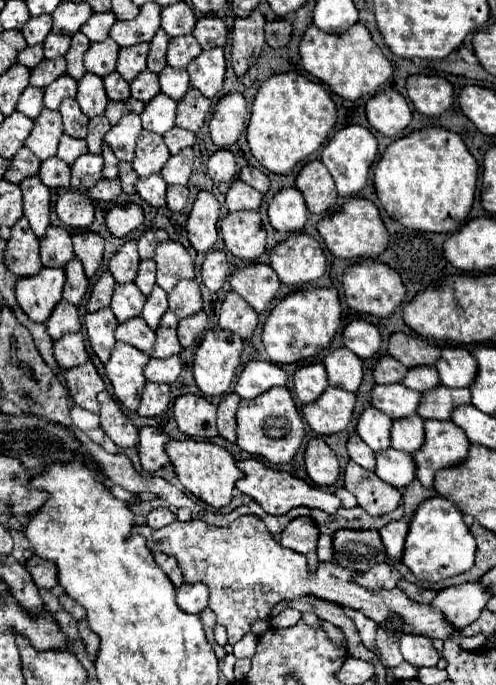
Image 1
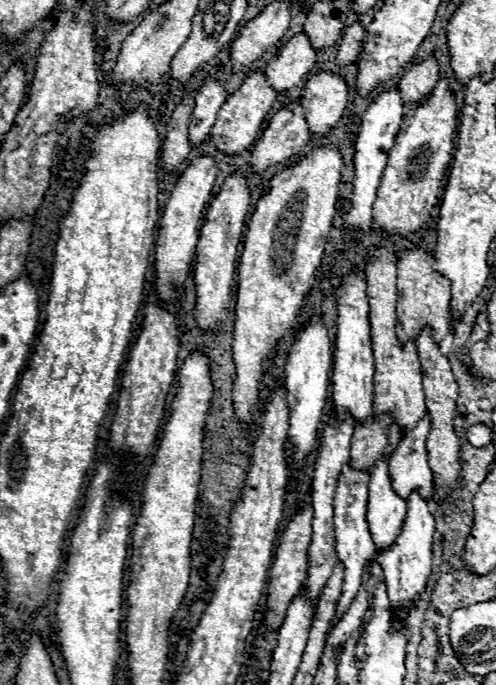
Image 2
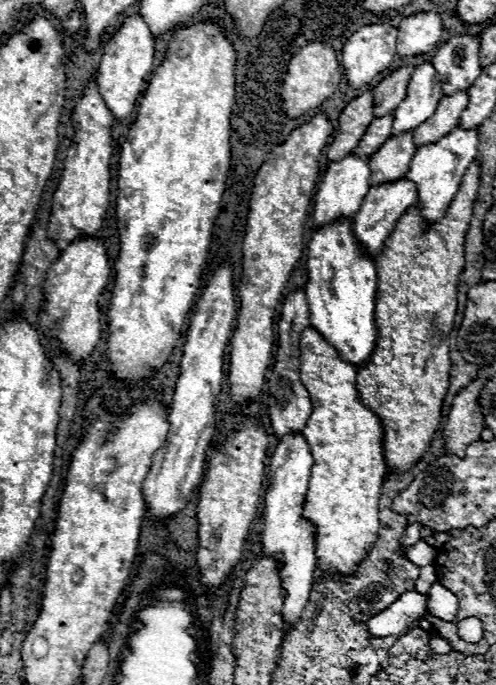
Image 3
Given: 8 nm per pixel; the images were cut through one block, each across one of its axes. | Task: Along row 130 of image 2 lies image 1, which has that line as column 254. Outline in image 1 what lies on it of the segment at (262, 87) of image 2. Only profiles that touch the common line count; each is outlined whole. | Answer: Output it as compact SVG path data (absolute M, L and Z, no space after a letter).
M228 212L220 220L220 232L224 238L226 248L240 260L256 260L266 252L266 232L260 226L260 214L258 212Z

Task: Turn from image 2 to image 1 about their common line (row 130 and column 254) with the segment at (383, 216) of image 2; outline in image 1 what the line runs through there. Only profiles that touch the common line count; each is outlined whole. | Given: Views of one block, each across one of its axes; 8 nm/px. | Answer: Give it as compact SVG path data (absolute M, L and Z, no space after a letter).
M284 386L270 388L268 392L256 396L256 400L242 400L236 412L236 446L248 454L262 456L272 464L286 464L292 460L304 438L304 424L292 400L292 394Z

